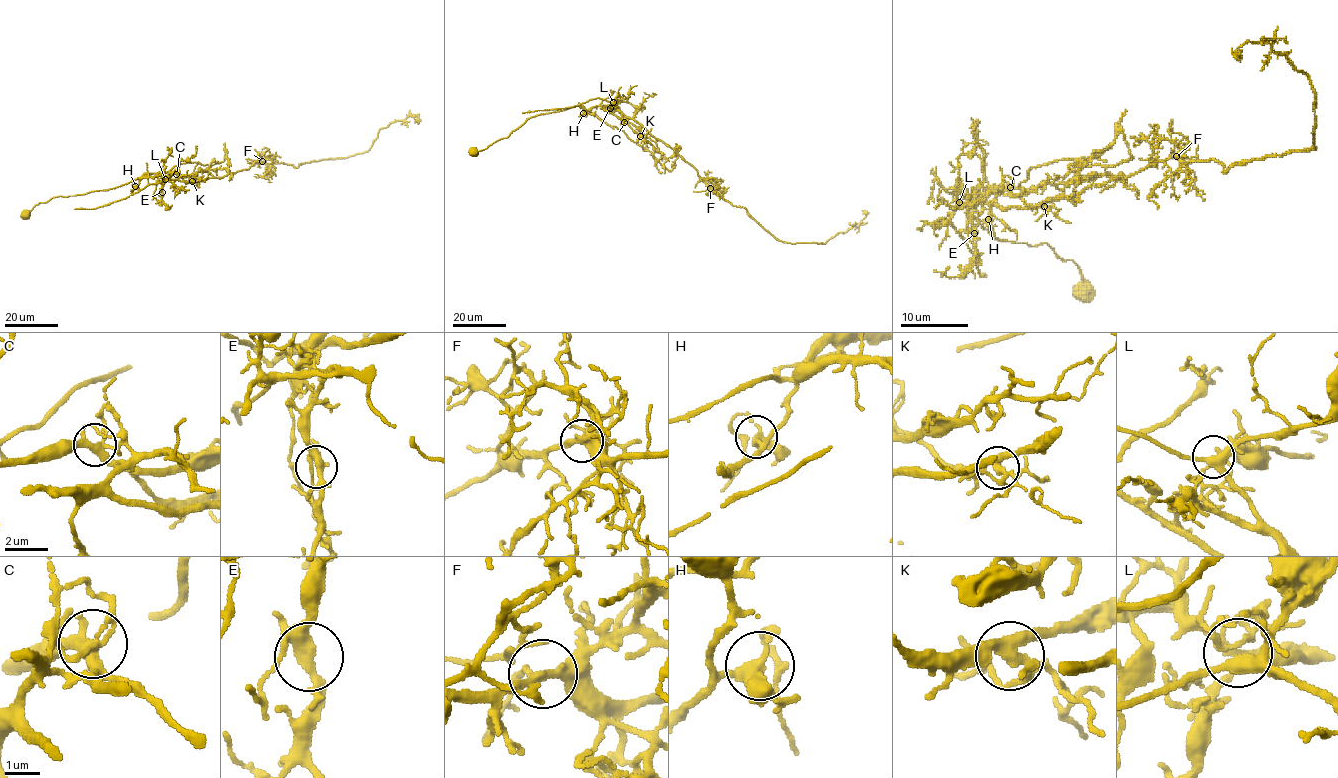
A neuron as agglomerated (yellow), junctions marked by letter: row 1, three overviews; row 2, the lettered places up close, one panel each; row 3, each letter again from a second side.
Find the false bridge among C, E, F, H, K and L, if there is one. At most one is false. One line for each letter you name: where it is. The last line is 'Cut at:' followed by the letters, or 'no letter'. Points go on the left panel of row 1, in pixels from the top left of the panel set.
C: at (176, 174)
Cut at: C

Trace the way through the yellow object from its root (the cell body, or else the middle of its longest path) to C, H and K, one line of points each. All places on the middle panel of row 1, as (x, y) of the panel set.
C: (473, 151), (480, 151), (507, 138), (530, 118), (575, 106), (582, 106), (587, 111), (602, 106), (624, 122)
H: (473, 151), (480, 151), (507, 138), (530, 118), (575, 106), (582, 106), (588, 111), (583, 113)
K: (473, 151), (480, 151), (507, 138), (530, 118), (575, 106), (582, 106), (587, 111), (602, 106), (640, 136)

